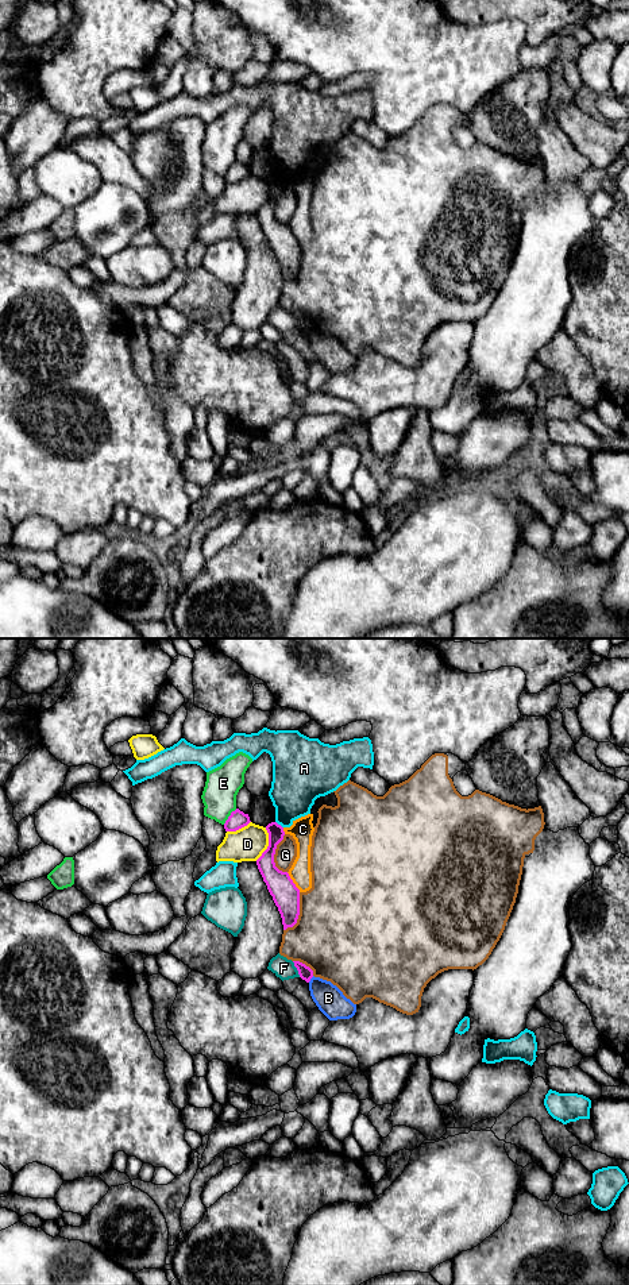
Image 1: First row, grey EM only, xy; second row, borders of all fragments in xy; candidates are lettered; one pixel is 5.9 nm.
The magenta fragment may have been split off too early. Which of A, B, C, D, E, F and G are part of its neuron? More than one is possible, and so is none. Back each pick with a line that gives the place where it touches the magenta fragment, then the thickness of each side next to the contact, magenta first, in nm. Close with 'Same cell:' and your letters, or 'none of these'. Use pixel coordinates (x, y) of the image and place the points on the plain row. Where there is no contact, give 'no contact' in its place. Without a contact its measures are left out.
Same cell: none of these

